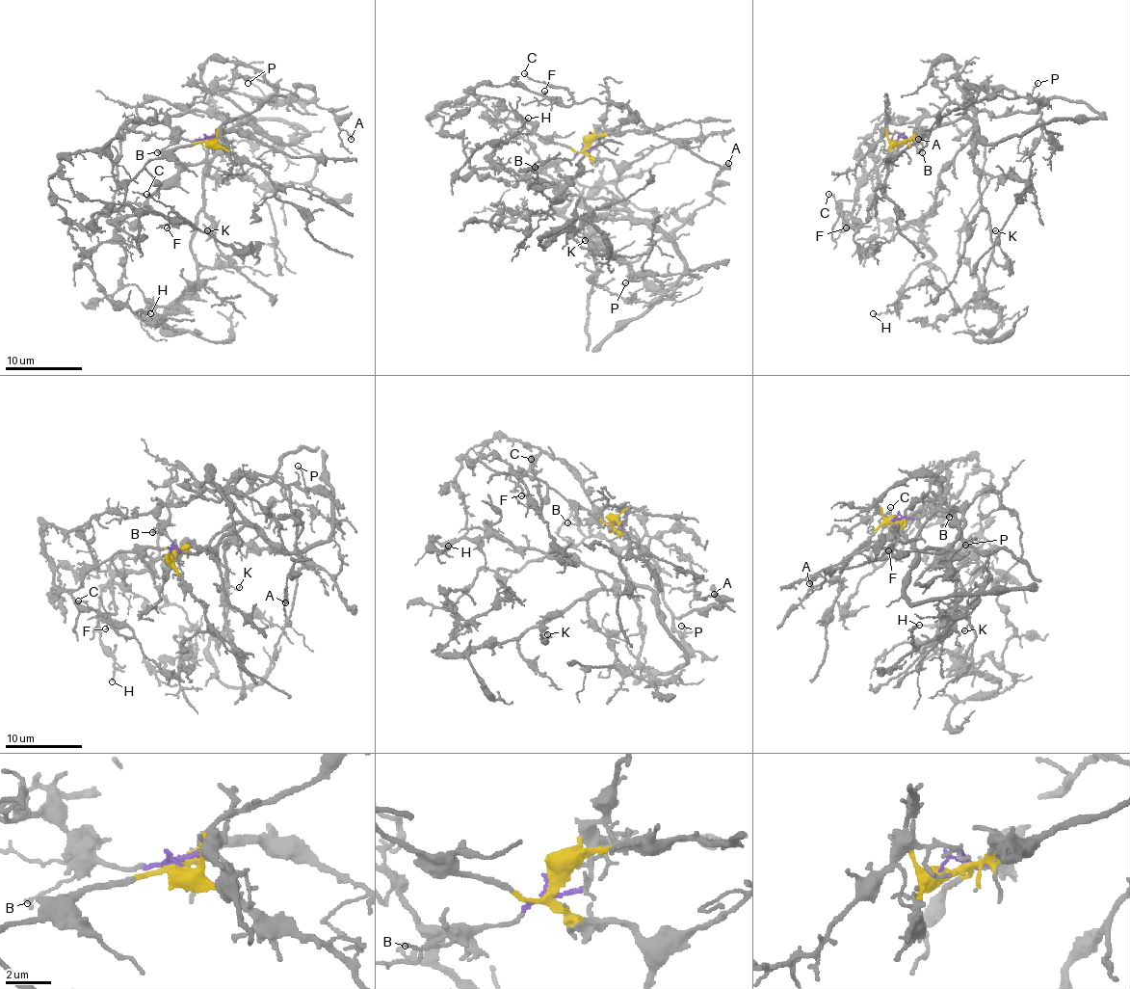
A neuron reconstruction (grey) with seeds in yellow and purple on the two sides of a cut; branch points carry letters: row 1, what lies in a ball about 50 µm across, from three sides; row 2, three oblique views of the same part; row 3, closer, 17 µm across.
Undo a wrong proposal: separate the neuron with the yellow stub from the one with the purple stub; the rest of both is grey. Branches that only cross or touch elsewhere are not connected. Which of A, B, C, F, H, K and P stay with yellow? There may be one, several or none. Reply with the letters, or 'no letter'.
A, H, K, P

